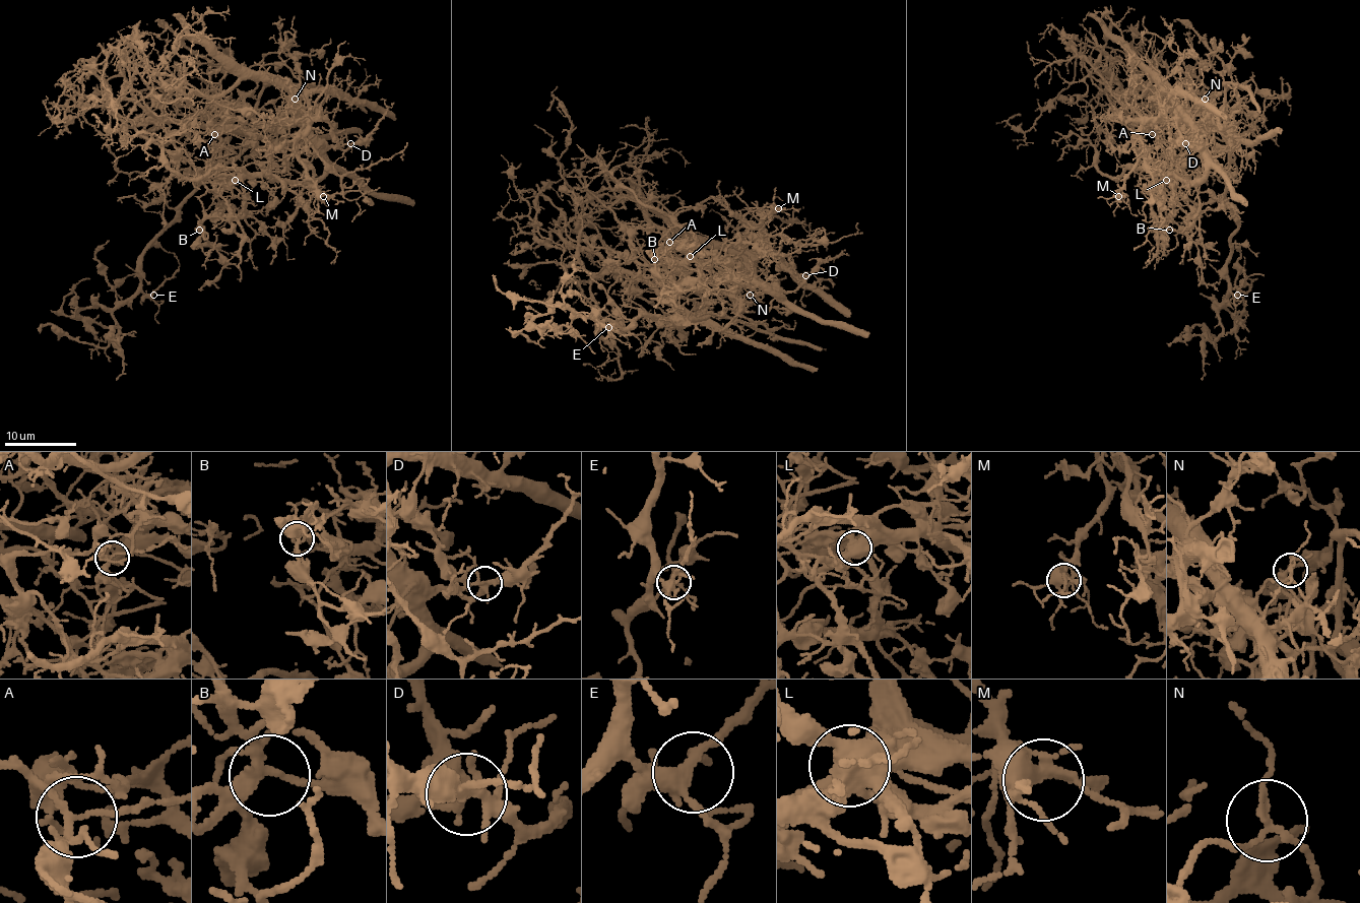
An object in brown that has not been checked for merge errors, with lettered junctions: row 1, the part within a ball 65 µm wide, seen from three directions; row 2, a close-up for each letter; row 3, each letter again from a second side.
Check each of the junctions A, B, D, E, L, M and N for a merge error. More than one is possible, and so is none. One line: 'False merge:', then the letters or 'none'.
False merge: A, L, N

